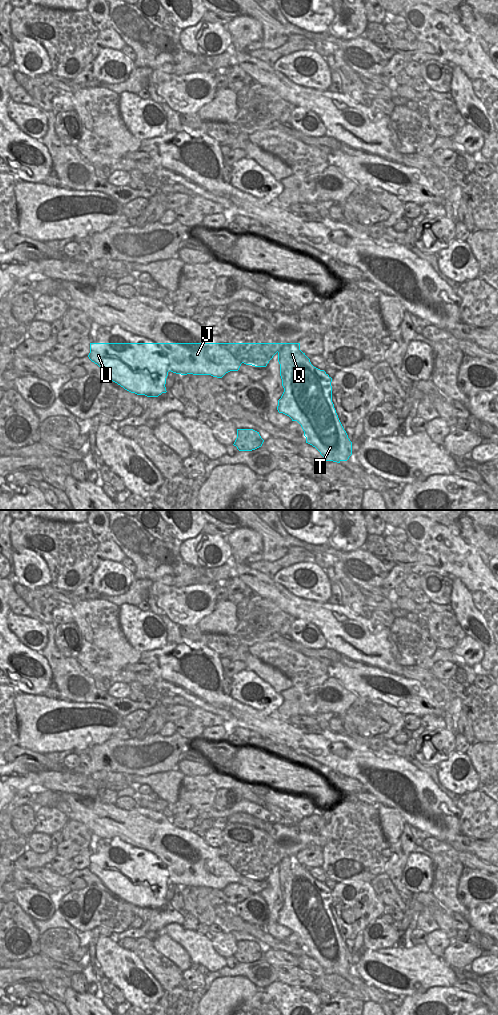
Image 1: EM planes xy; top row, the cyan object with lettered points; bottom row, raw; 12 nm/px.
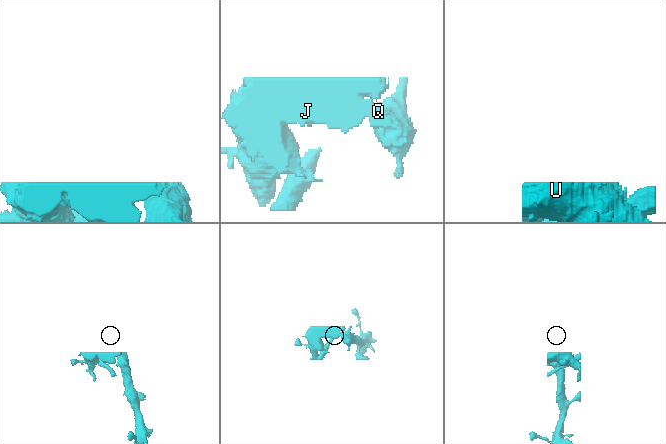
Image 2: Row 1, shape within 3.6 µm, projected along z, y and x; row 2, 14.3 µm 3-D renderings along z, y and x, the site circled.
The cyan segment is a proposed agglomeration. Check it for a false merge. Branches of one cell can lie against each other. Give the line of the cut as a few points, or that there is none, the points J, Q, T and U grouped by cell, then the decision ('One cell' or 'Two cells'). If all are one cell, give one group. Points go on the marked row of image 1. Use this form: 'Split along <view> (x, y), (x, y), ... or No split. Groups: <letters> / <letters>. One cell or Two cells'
Split along xy (281, 343), (281, 349), (278, 352). Groups: J U / Q T. Two cells

